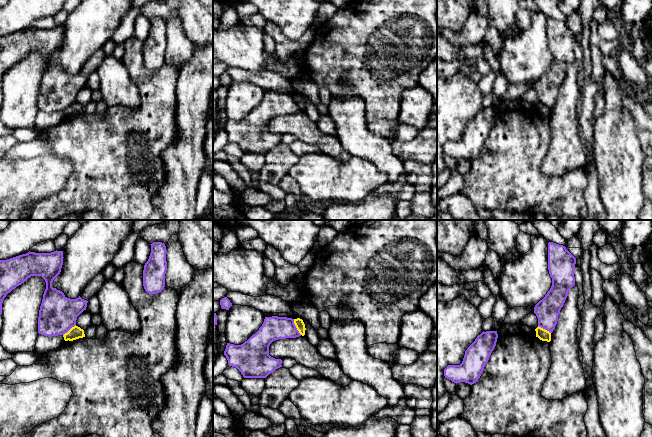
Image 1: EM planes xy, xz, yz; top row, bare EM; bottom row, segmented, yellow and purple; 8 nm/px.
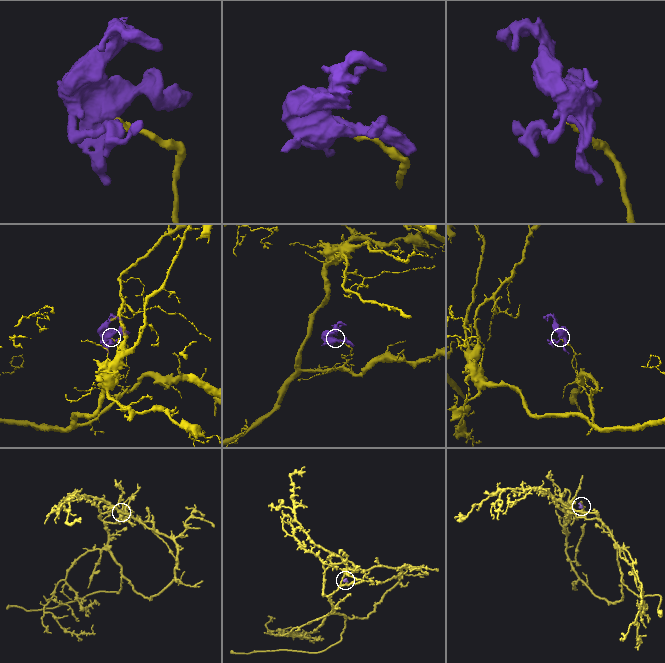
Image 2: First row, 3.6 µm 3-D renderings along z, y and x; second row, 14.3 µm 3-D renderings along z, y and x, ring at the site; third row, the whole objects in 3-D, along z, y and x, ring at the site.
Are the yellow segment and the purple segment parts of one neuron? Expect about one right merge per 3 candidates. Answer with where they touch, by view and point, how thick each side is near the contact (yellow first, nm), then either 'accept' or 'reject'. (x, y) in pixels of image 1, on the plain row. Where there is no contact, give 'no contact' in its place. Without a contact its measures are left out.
meets yellow in xz at (296, 103); 70 nm thick on the yellow side, 190 nm on the other; reject

